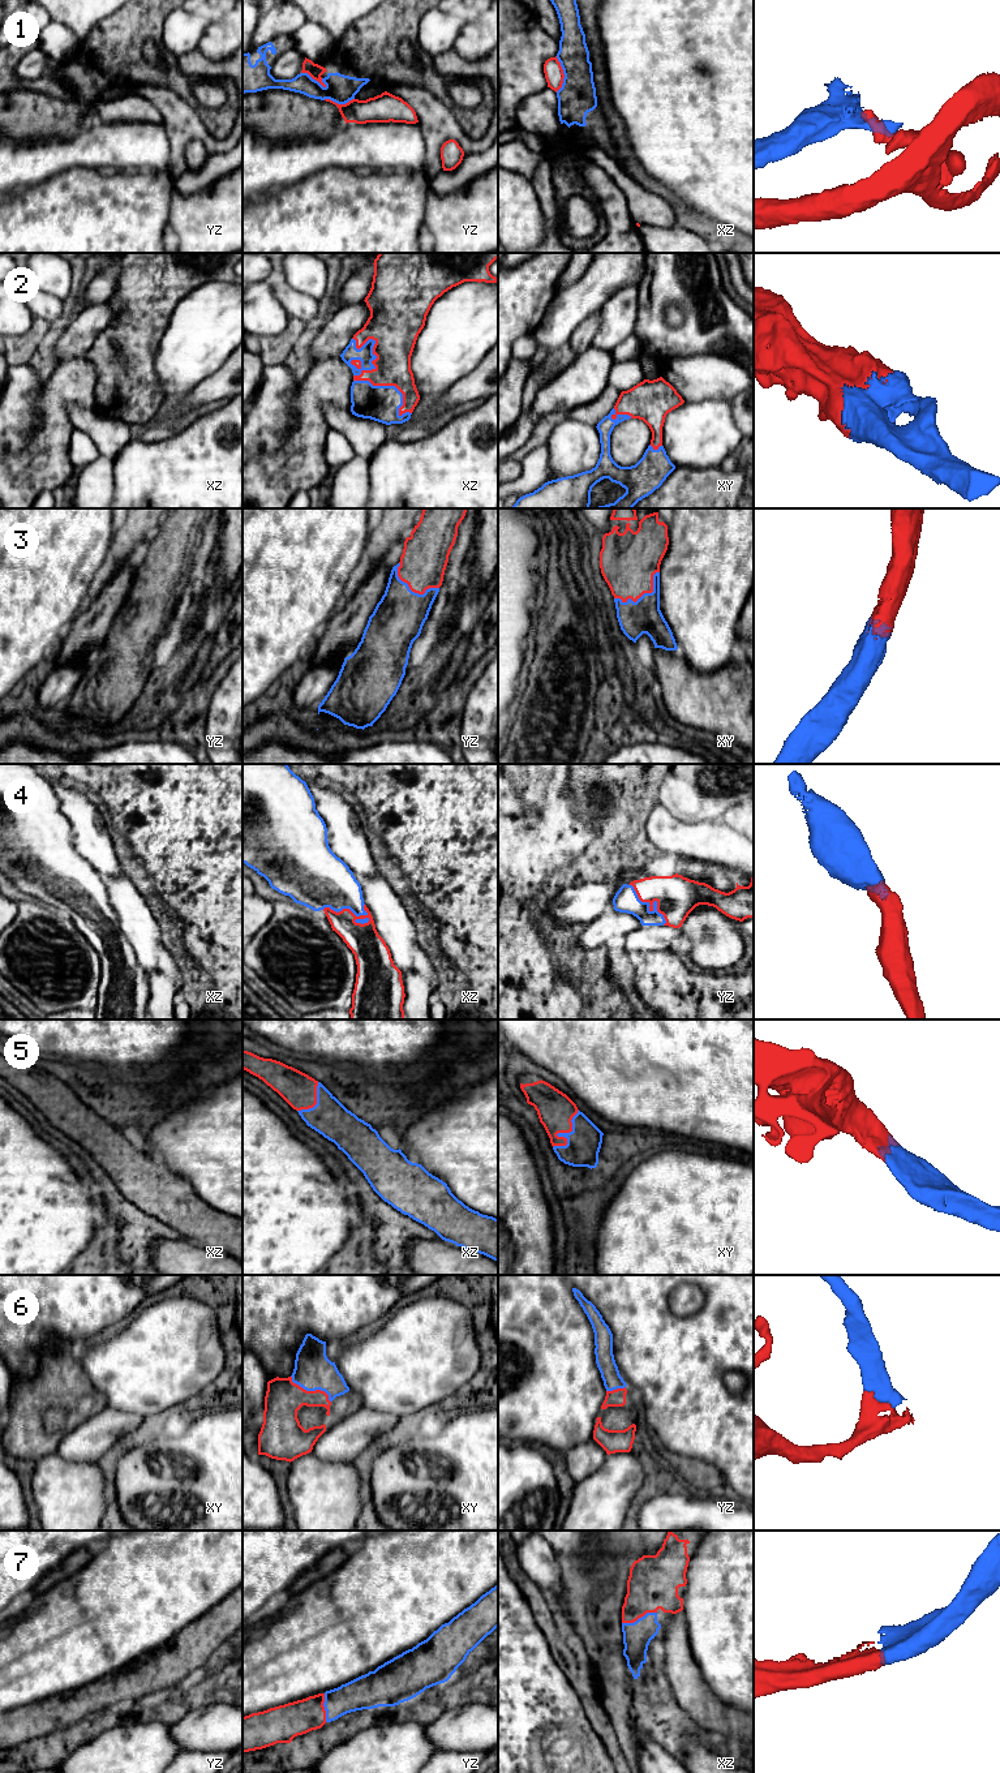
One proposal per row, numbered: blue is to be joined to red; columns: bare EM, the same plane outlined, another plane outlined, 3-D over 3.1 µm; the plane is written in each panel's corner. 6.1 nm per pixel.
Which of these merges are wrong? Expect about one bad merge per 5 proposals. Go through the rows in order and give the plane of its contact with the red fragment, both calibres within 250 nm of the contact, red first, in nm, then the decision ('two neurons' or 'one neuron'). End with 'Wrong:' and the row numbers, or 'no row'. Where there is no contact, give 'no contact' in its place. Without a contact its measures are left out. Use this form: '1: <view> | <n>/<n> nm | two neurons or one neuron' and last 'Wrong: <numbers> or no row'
1: xz | 120/240 nm | two neurons
2: xz | 340/100 nm | one neuron
3: xy | 360/200 nm | one neuron
4: xz | 200/360 nm | one neuron
5: xy | 220/200 nm | one neuron
6: xy | 220/240 nm | one neuron
7: xz | 320/180 nm | one neuron
Wrong: 1

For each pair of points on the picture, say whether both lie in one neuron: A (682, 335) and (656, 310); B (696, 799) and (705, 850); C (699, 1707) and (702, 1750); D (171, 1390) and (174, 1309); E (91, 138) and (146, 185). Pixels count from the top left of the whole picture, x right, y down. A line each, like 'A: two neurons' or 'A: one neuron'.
A: one neuron
B: two neurons
C: two neurons
D: one neuron
E: two neurons

